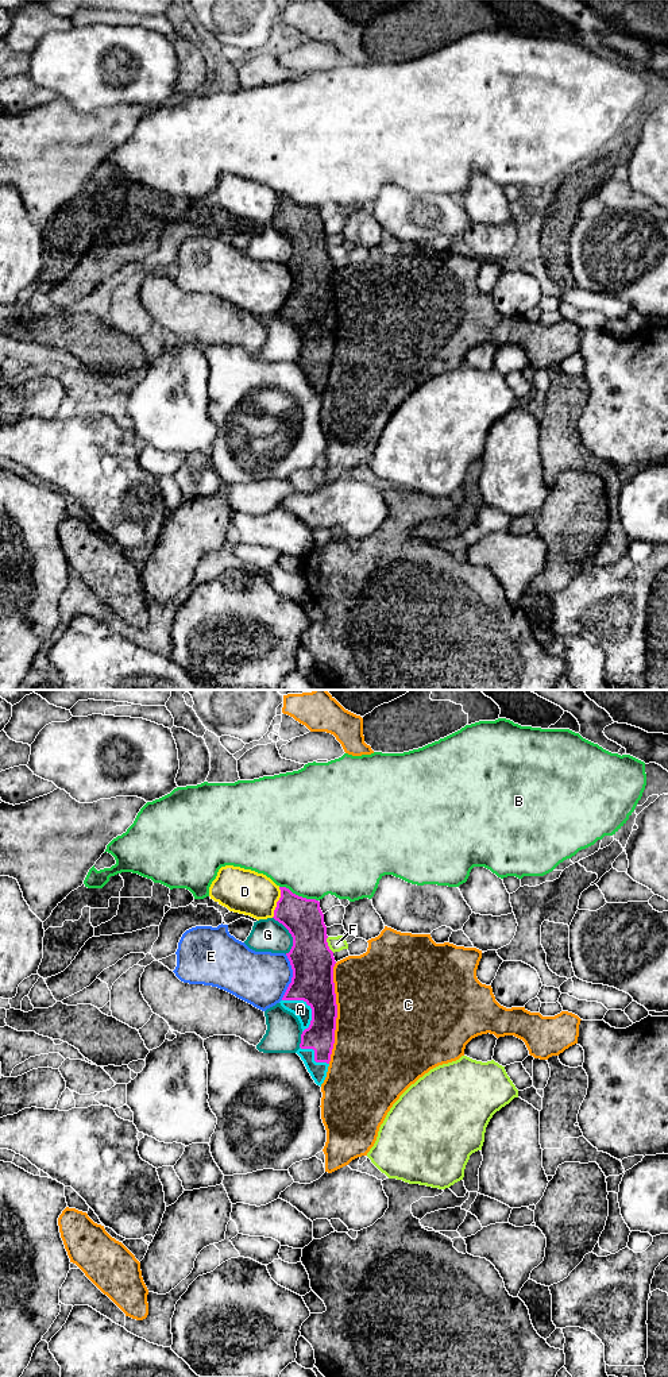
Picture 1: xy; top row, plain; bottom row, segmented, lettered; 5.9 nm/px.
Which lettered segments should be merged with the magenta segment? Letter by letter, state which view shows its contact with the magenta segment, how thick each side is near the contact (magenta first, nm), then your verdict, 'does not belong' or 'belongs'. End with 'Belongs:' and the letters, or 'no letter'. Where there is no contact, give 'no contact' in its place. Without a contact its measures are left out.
A: meets magenta in xy; 260 nm thick on the magenta side, 100 nm on the other; belongs
B: meets magenta in xy; 240 nm thick on the magenta side, 480 nm on the other; does not belong
C: meets magenta in xy; 240 nm thick on the magenta side, 500 nm on the other; does not belong
D: meets magenta in xy; 240 nm thick on the magenta side, 260 nm on the other; does not belong
E: meets magenta in xy; 260 nm thick on the magenta side, 320 nm on the other; does not belong
F: meets magenta in xy; 260 nm thick on the magenta side, 90 nm on the other; does not belong
G: meets magenta in xy; 260 nm thick on the magenta side, 190 nm on the other; does not belong
Belongs: A

